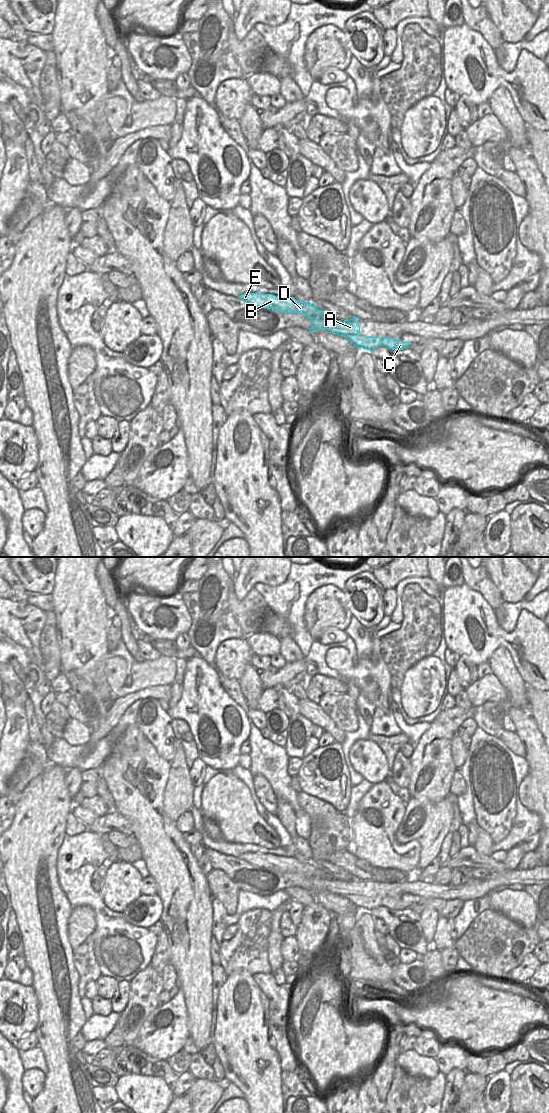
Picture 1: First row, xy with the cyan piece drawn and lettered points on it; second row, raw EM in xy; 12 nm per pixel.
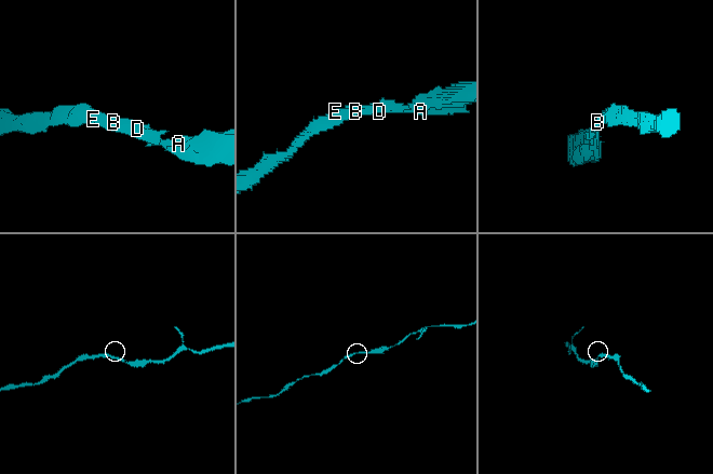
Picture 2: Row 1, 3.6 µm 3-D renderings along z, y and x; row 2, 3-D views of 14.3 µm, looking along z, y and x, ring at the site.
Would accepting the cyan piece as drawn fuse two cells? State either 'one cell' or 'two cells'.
one cell

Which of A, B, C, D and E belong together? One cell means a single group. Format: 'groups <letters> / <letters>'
groups A B C D E

